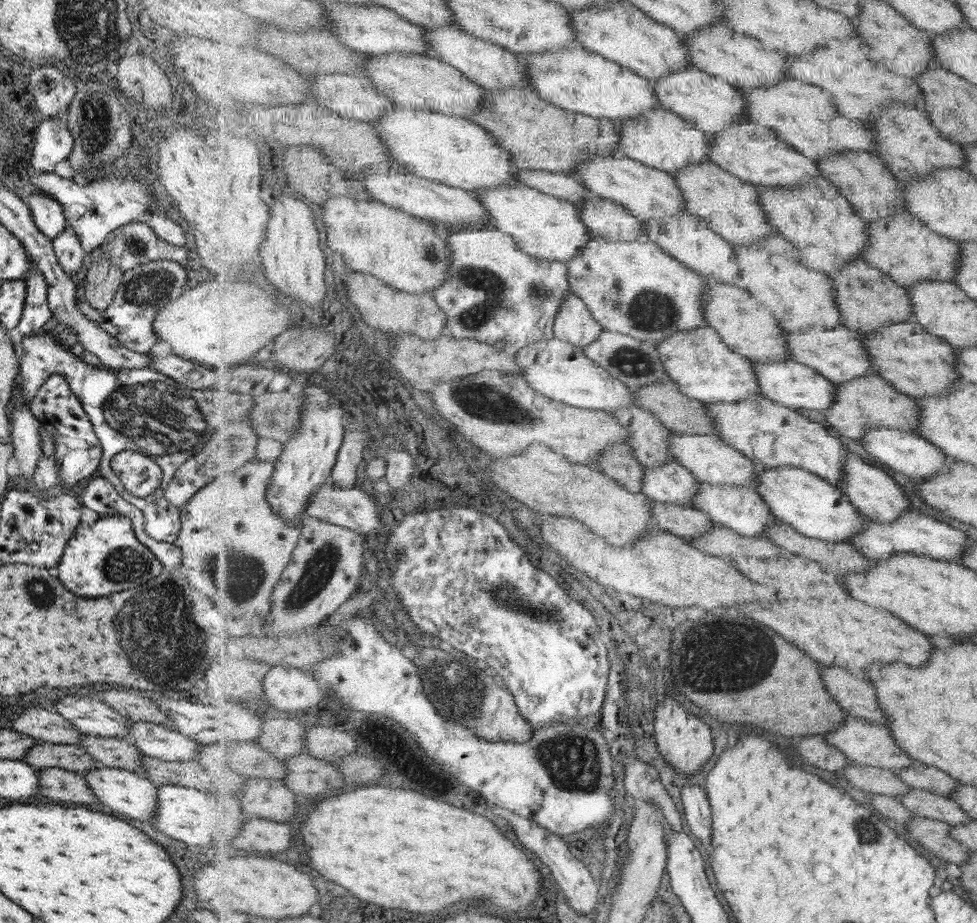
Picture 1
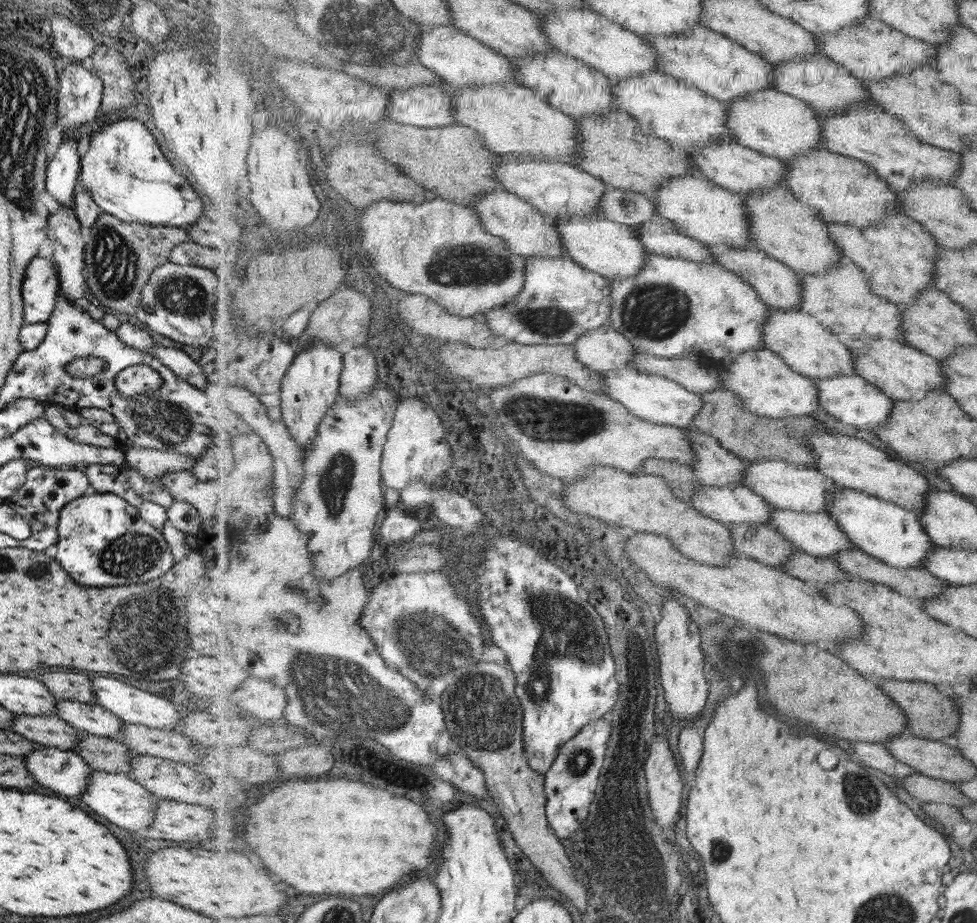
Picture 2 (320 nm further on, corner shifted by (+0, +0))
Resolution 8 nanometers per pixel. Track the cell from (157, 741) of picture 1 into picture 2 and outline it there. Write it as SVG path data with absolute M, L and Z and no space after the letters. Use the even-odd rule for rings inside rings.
M57 700L52 712L75 730L96 737L120 738L120 728L125 723L102 706L93 703Z

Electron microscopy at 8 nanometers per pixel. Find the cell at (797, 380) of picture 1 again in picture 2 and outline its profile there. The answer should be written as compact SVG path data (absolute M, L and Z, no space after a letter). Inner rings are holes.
M859 374L817 378L816 385L819 389L822 408L844 424L875 431L878 426L886 423L894 411L896 400Z

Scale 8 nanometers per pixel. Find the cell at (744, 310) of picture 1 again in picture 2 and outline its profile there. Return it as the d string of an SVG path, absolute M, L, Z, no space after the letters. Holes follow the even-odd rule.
M773 307L764 324L763 338L767 349L784 358L793 370L812 379L856 374L856 354L851 345L839 340L839 336L831 332L816 316L801 309Z

